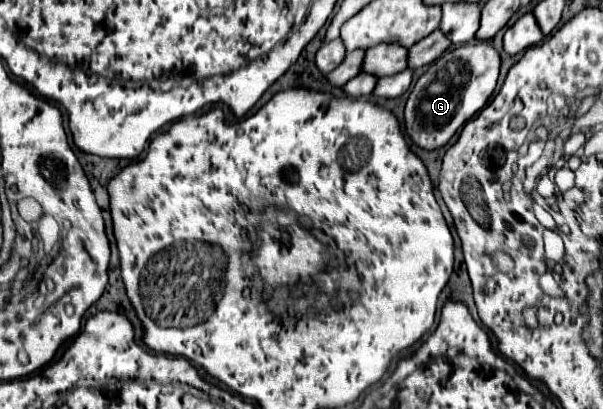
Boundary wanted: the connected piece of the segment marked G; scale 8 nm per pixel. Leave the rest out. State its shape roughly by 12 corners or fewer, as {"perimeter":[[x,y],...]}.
{"perimeter":[[485,41],[443,53],[405,103],[409,139],[433,151],[493,95]]}

